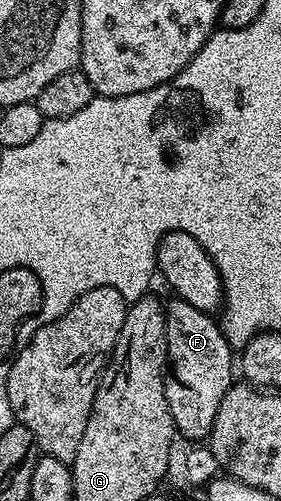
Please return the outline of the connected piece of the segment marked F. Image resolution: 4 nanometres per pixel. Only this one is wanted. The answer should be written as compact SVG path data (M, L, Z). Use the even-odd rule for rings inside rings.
M170 299L166 306L166 355L168 376L166 398L174 428L179 434L194 439L209 438L214 429L220 399L229 391L230 353L232 347L222 333L221 324L211 314L192 307L192 303Z

